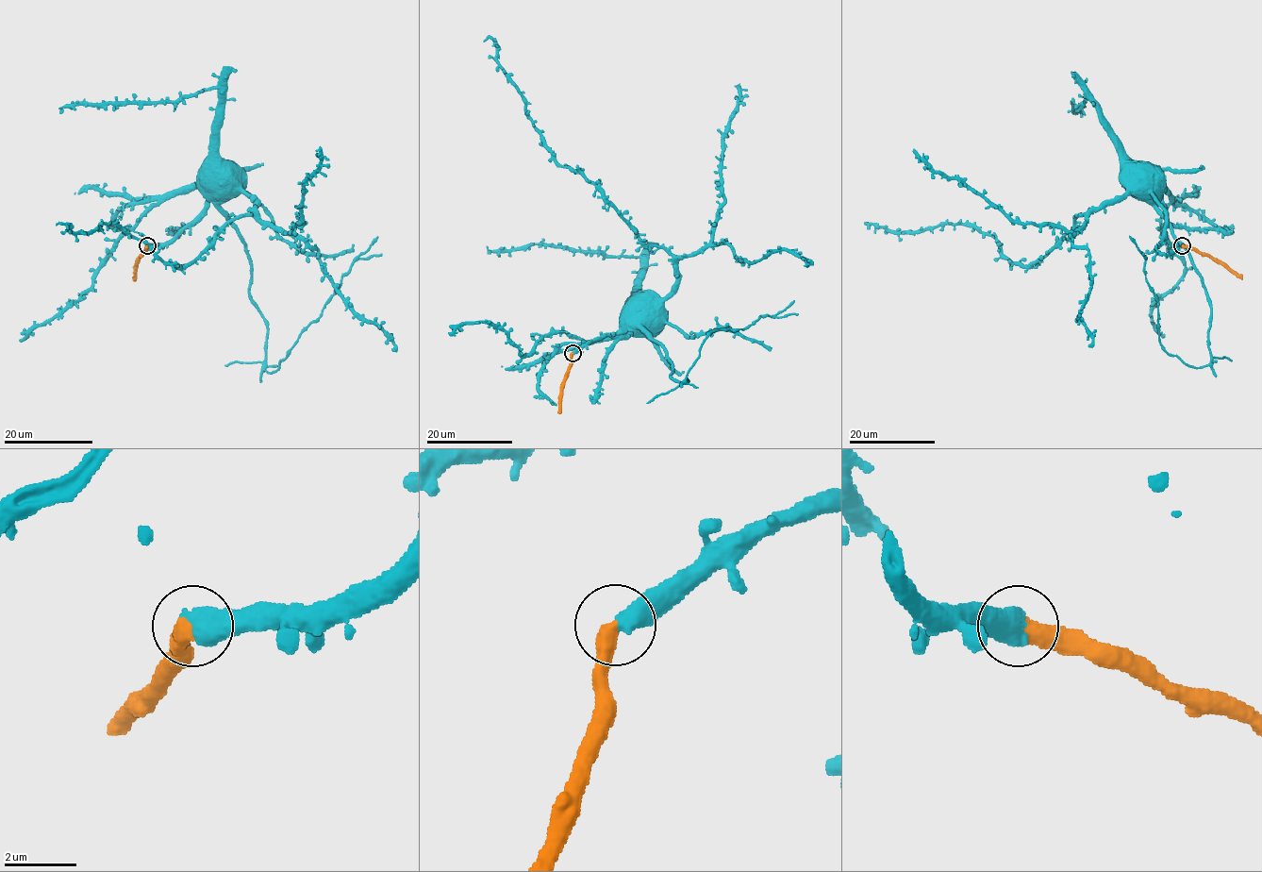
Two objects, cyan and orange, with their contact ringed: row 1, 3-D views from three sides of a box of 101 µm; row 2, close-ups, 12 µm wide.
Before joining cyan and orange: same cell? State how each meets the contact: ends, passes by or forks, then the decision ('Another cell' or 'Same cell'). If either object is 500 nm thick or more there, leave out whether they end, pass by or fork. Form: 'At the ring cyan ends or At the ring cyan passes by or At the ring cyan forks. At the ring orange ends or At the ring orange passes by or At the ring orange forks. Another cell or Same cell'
Another cell

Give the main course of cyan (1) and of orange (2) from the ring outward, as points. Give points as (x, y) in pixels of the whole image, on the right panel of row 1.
1: (1182, 245), (1168, 239), (1162, 202), (1133, 193), (1077, 217), (1026, 266), (974, 226), (870, 225)
2: (1182, 245), (1195, 247), (1220, 260), (1242, 278)

